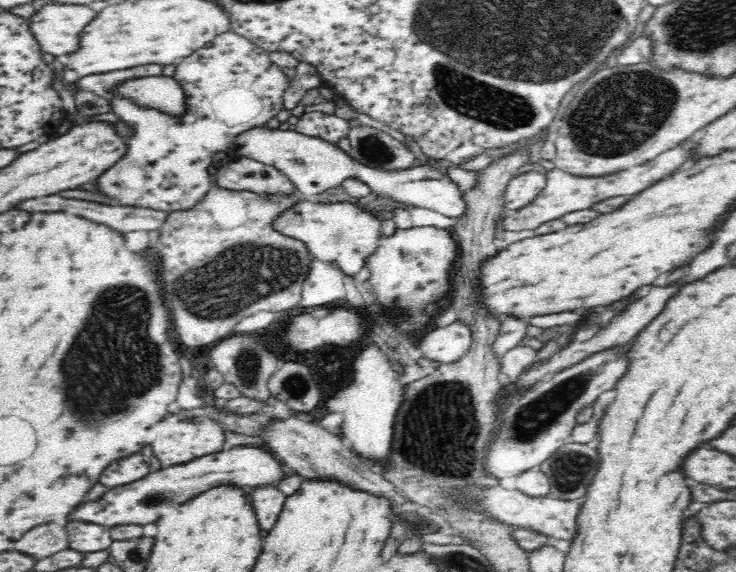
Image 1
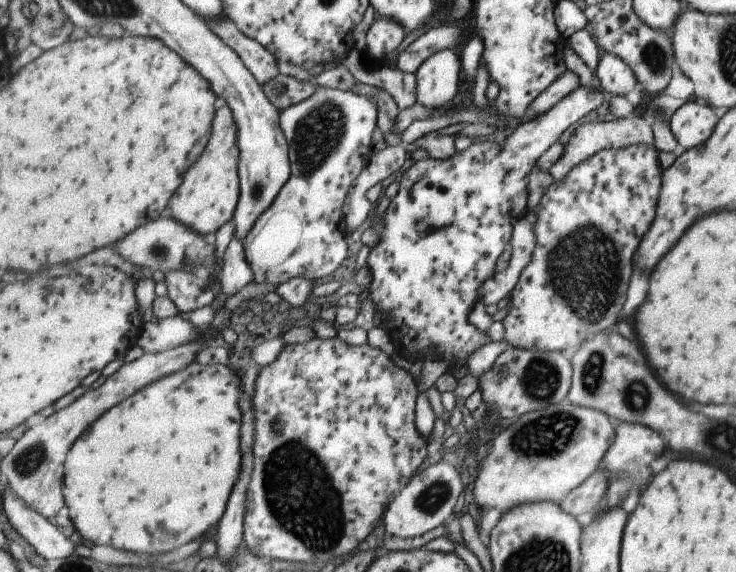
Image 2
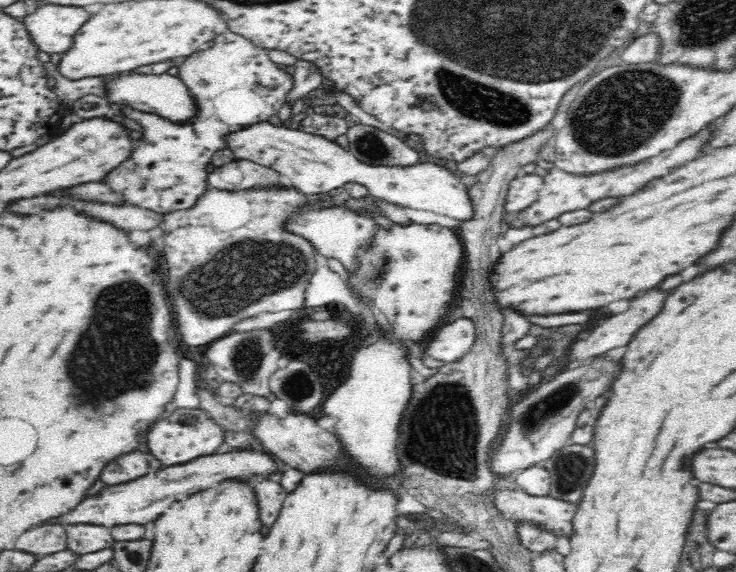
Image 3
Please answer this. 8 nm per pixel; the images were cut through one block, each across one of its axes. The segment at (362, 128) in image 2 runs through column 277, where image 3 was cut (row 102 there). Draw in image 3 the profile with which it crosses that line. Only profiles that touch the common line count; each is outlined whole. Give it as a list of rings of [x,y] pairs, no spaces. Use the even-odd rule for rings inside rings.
[[[228,30],[216,36],[212,47],[196,51],[180,65],[178,76],[195,96],[199,104],[199,113],[191,123],[174,124],[156,114],[140,111],[132,112],[128,107],[121,107],[126,118],[141,124],[141,137],[137,140],[134,152],[127,161],[108,173],[105,178],[114,192],[125,196],[130,205],[136,205],[165,215],[174,211],[192,208],[196,201],[207,191],[206,176],[211,168],[211,157],[225,148],[224,134],[248,128],[251,124],[266,121],[278,113],[287,102],[287,96],[293,87],[293,76],[282,71],[266,55],[266,49],[256,46],[251,40]]]

